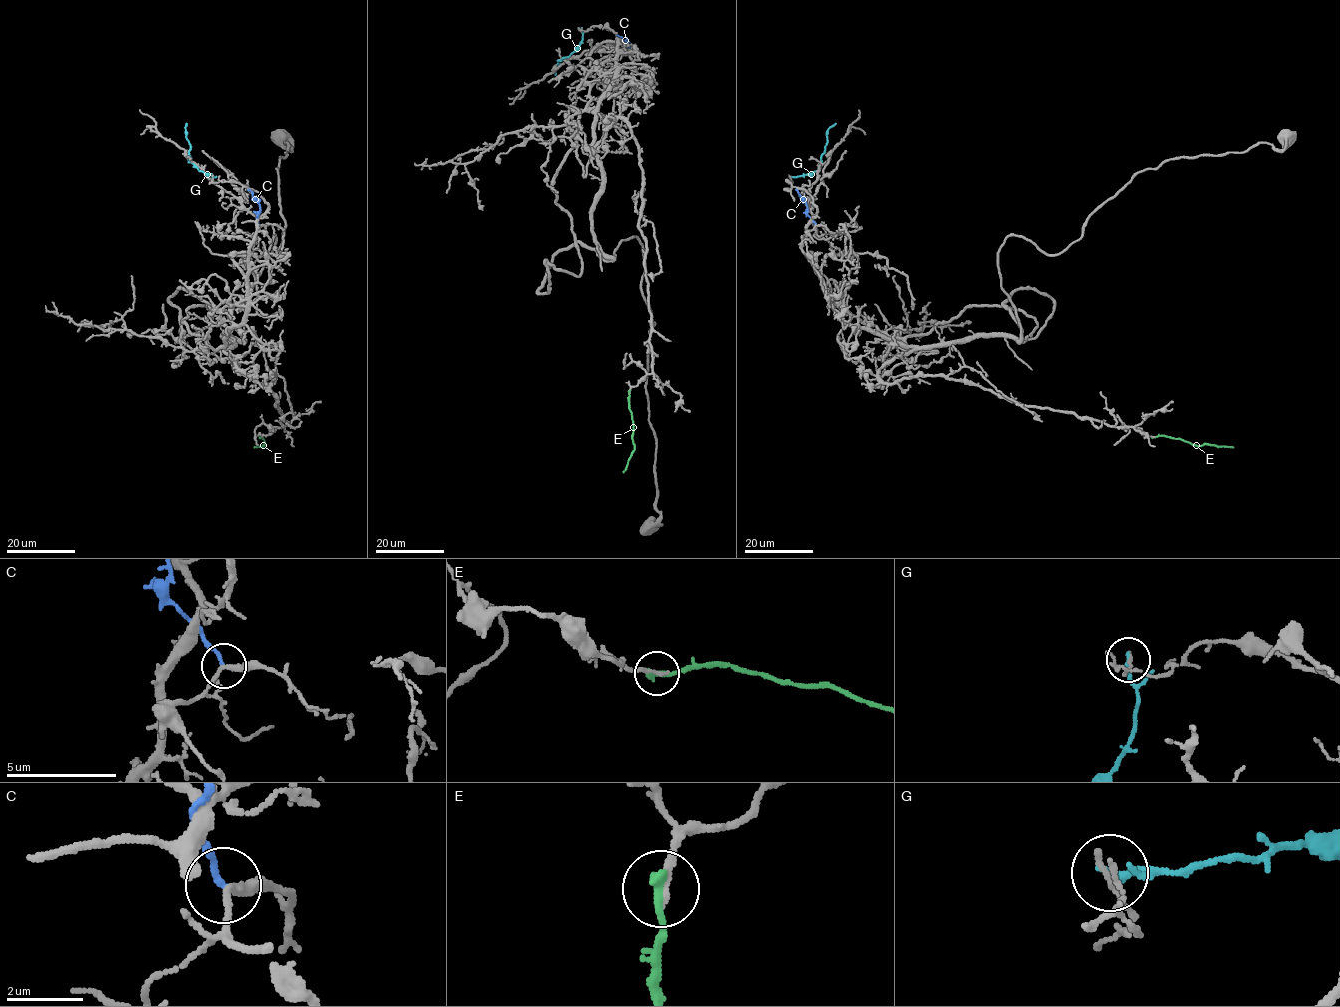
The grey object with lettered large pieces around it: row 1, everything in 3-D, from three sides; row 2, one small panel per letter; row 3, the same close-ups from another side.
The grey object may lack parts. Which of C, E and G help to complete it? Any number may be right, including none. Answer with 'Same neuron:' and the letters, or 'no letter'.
Same neuron: no letter

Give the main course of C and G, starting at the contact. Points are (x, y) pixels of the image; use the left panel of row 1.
C: (259, 225), (257, 218), (259, 204), (247, 189)
G: (212, 177), (189, 160), (186, 123)

